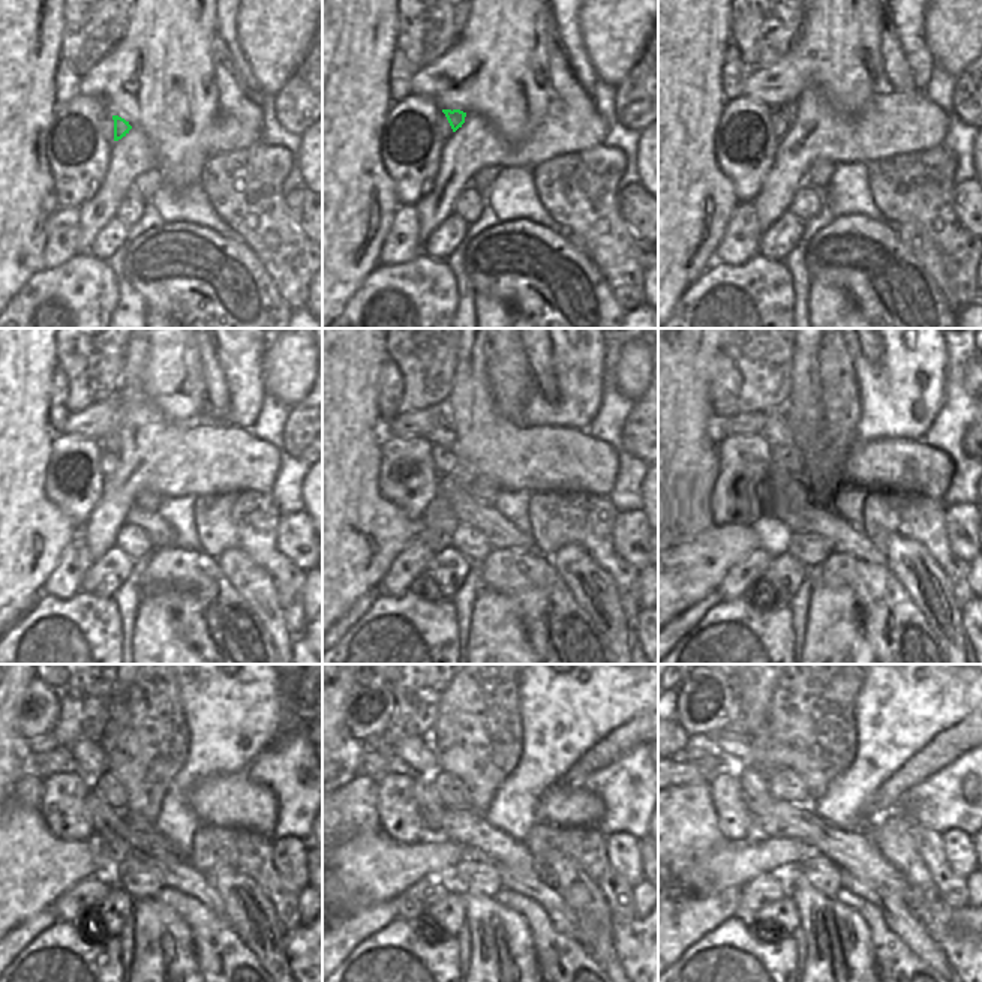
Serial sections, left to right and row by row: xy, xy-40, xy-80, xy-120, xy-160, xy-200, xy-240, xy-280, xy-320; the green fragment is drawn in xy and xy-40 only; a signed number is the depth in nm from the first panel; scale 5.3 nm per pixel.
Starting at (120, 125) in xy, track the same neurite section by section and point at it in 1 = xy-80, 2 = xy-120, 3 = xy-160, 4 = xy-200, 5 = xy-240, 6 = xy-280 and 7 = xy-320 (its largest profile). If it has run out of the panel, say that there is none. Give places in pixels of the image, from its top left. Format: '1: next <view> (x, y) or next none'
1: next xy-80 (789, 111)
2: next xy-120 (111, 443)
3: next xy-160 (444, 435)
4: next xy-200 (775, 432)
5: next xy-240 (92, 760)
6: next xy-280 (419, 756)
7: next xy-320 (736, 748)

